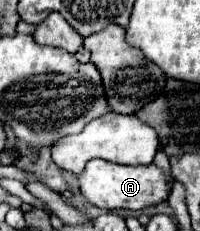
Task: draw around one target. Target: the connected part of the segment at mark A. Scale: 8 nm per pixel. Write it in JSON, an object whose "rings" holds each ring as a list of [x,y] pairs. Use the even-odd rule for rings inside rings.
{"rings":[[[90,159],[80,175],[76,175],[80,193],[100,209],[142,209],[168,199],[170,187],[166,175],[152,163],[148,167],[124,167],[104,159]]]}

